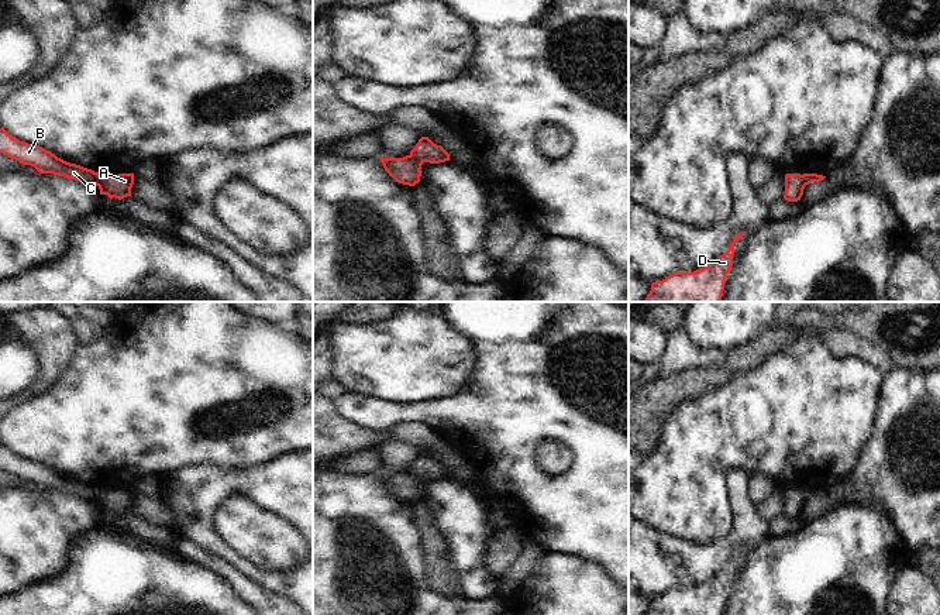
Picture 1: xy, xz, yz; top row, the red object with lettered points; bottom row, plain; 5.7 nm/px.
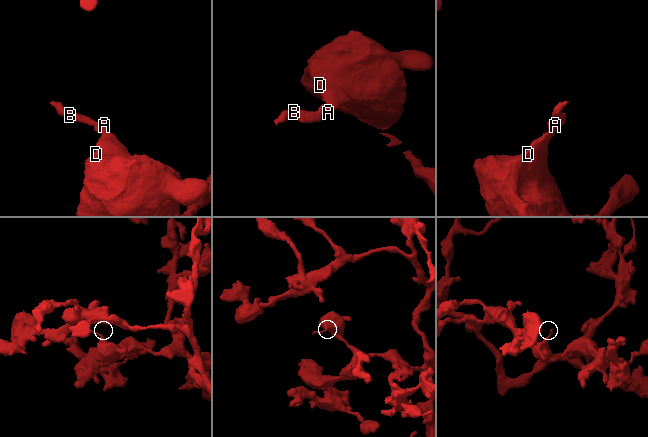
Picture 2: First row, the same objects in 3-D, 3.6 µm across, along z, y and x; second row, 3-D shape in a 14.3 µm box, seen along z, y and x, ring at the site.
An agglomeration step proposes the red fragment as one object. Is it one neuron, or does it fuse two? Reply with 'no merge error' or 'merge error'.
merge error

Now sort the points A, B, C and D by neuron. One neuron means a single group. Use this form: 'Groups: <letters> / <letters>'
Groups: A D / B C.

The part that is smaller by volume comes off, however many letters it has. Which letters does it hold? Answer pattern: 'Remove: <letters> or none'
Remove: B, C

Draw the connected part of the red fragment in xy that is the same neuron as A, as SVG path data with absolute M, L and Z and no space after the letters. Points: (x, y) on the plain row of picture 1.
M118 489L116 492L103 492L99 497L100 511L107 511L110 515L118 516L131 512L134 501L134 489Z

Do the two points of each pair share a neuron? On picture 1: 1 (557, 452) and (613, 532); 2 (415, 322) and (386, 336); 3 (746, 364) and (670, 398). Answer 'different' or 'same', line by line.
1: different
2: same
3: same

